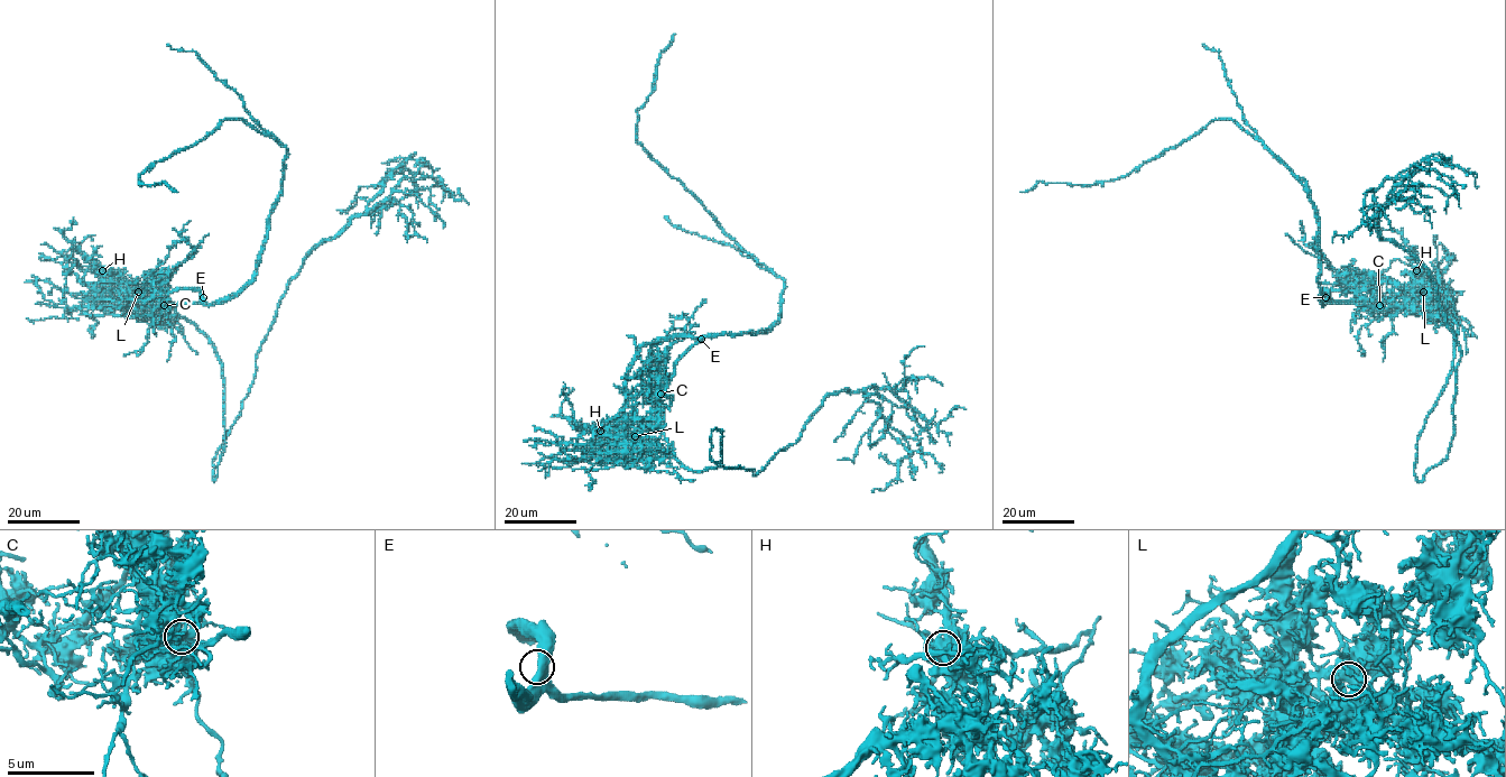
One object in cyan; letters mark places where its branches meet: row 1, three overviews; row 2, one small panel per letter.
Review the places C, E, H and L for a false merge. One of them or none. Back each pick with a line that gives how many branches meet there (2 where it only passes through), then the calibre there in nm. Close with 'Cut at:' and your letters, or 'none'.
L: 2 branches meet; 750 nm thick
Cut at: L

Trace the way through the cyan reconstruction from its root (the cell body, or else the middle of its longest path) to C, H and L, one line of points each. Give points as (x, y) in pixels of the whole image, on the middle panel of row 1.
C: (687, 469), (665, 452), (668, 442), (659, 423), (661, 394)
H: (687, 469), (670, 453), (627, 443), (600, 431)
L: (687, 469), (670, 453), (644, 445), (635, 436)

